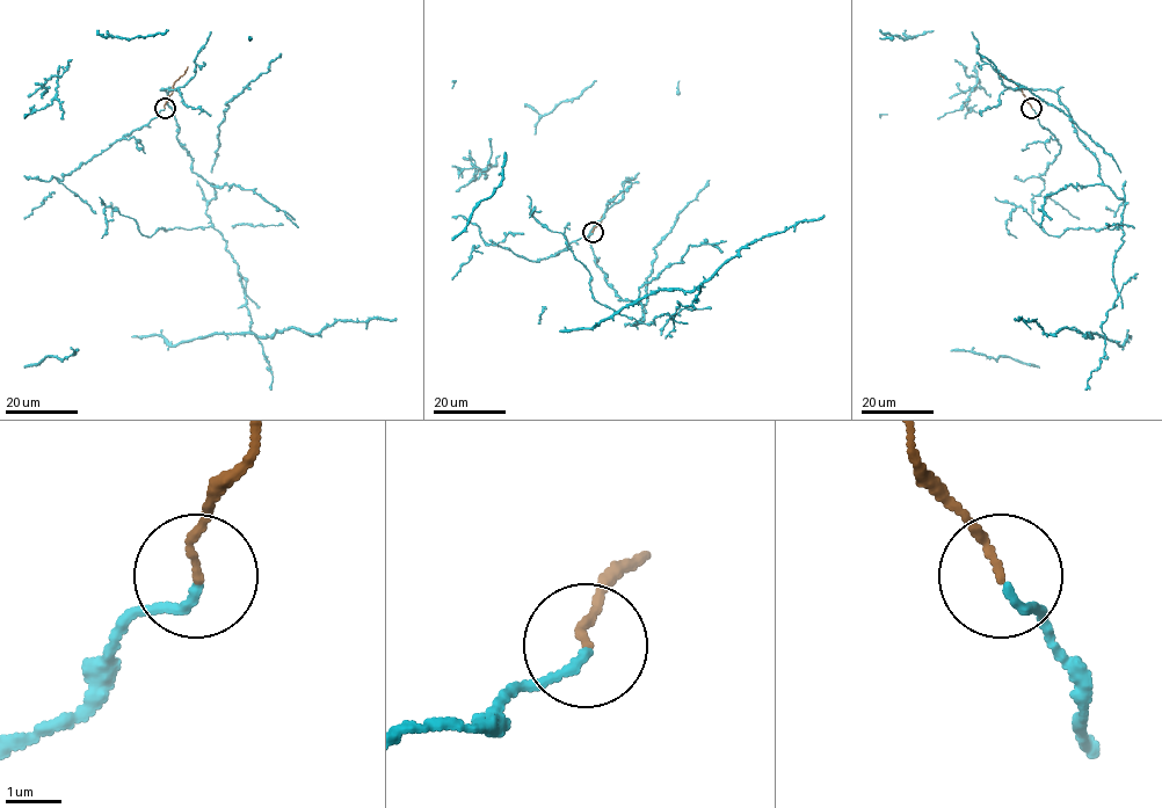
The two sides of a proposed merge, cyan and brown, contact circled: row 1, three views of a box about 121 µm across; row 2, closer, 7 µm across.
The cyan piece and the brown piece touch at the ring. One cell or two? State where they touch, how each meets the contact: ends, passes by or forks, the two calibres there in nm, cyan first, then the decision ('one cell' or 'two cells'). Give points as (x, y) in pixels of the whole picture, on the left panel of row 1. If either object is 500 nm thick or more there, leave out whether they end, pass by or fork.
(165, 108) | cyan ends | brown ends | 150/130 nm | one cell

